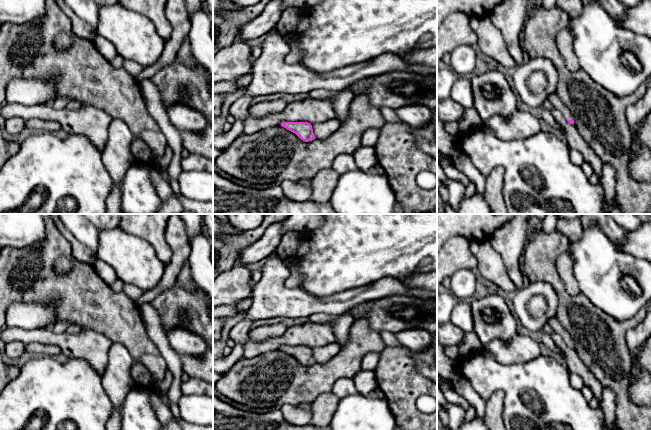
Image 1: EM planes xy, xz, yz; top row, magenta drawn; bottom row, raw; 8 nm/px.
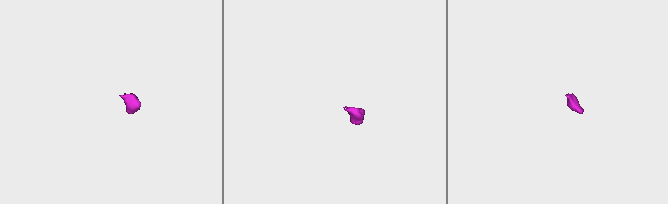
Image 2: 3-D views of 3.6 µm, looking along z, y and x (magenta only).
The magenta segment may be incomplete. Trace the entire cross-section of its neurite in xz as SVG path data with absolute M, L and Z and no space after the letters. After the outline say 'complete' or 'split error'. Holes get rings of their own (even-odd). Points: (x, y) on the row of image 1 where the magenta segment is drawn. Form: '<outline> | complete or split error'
M283 122L282 127L295 133L301 140L308 142L314 140L312 125L308 122Z | complete

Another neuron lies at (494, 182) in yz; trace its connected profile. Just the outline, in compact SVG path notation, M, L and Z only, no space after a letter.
M498 166L485 178L484 198L491 214L508 214L503 197L504 174L504 168Z

